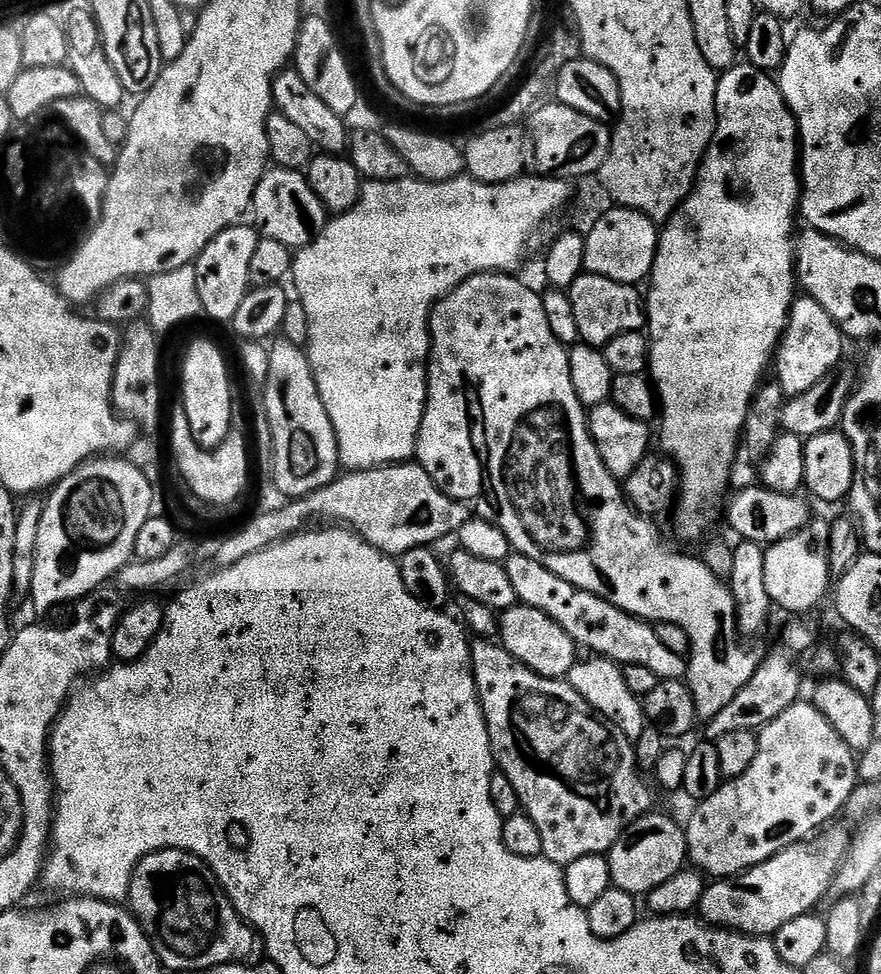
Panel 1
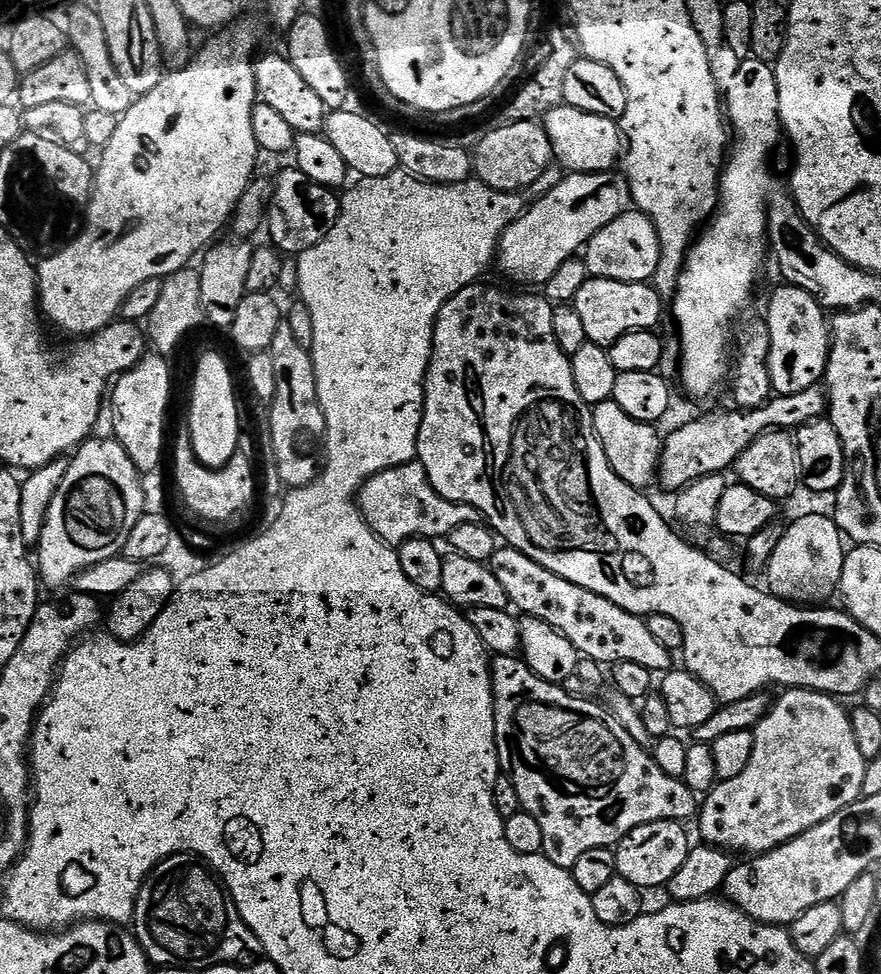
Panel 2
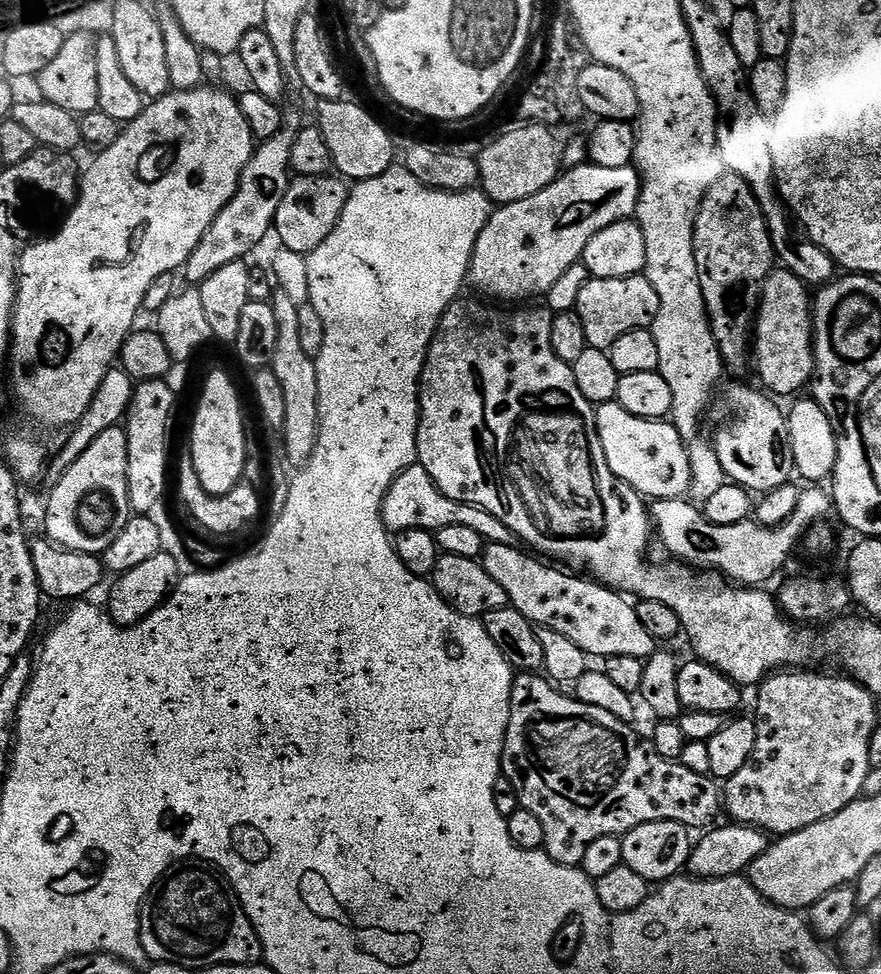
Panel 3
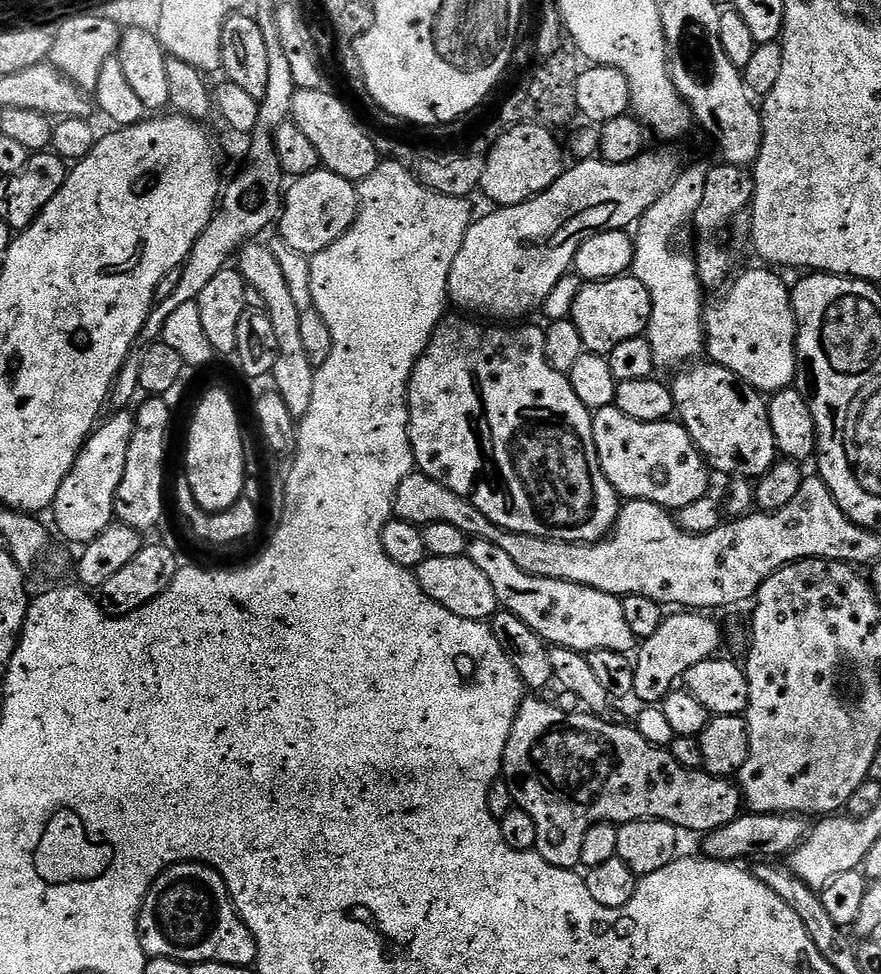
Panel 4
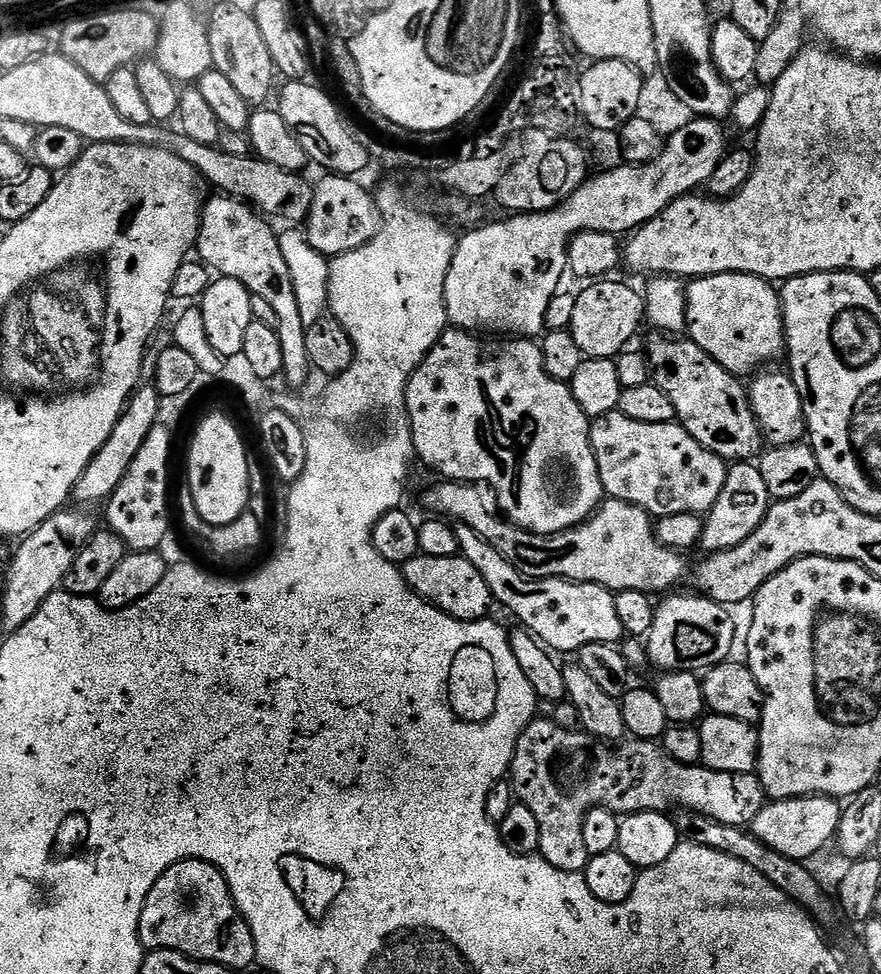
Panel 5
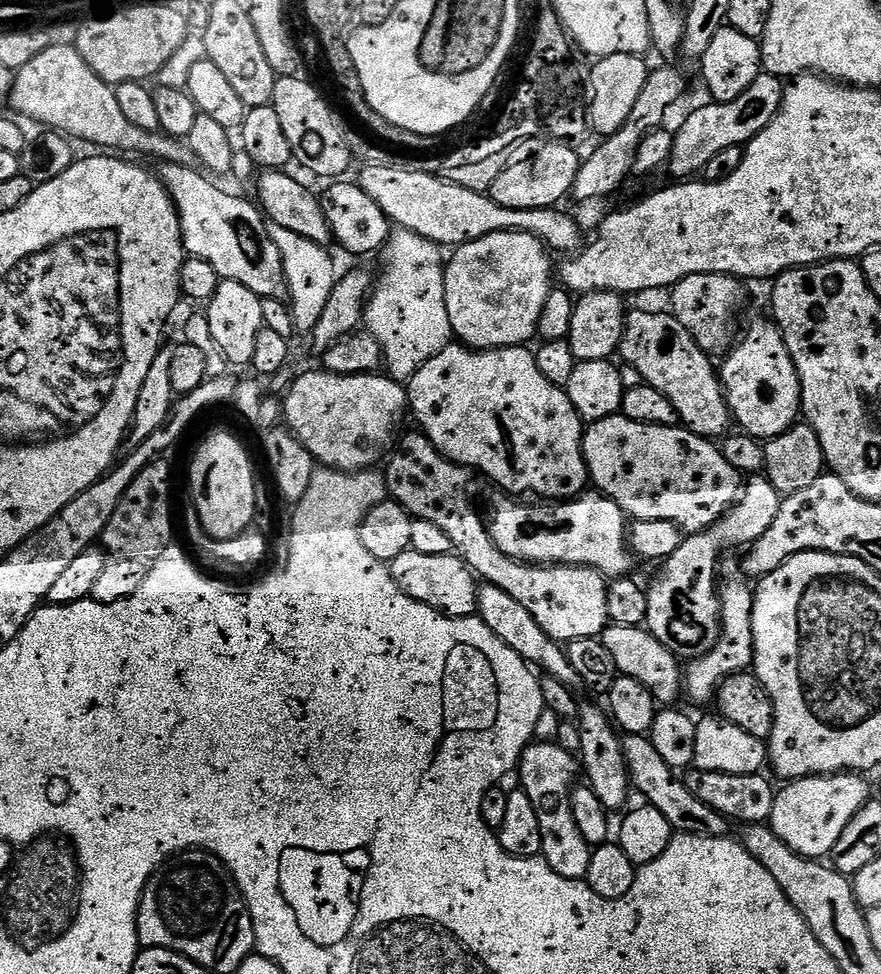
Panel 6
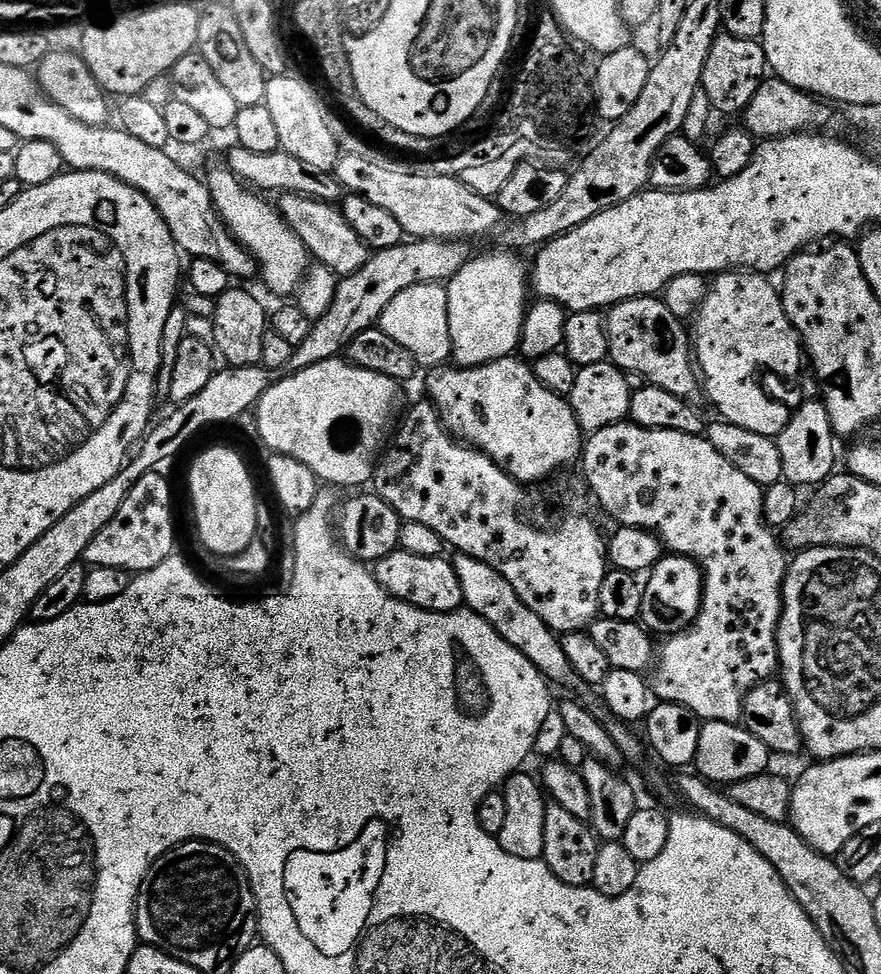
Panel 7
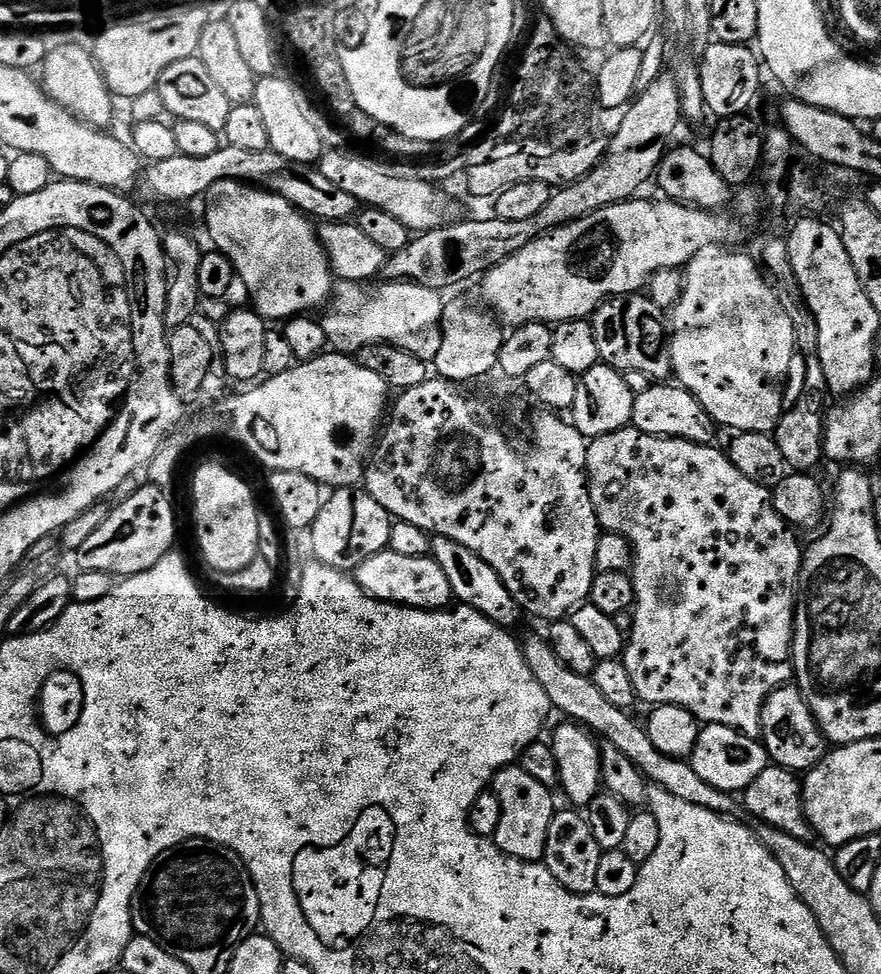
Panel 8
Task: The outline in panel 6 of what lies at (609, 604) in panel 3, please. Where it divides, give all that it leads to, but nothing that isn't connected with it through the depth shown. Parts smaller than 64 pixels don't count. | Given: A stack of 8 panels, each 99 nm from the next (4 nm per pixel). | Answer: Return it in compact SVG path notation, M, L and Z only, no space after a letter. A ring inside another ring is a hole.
M413 430L399 437L394 451L387 457L388 472L383 473L388 483L388 495L404 507L413 518L434 522L450 538L455 555L468 563L484 584L506 590L521 606L534 614L534 622L561 642L578 638L599 637L610 621L606 614L608 580L596 568L574 568L570 564L537 566L523 564L498 550L488 533L485 517L472 505L464 487L468 484L469 469L448 460L424 433Z

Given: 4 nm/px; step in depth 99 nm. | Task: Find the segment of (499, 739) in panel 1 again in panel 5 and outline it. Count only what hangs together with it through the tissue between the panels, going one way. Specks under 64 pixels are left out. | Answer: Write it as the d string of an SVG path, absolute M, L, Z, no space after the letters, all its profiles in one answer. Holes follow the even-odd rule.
M551 718L533 719L532 723L522 730L512 755L510 783L515 799L527 806L538 821L539 855L543 856L550 866L567 872L583 872L588 865L588 851L582 843L582 822L586 814L595 808L608 808L617 814L629 812L663 812L675 808L686 812L697 812L716 823L726 826L747 829L758 818L764 809L766 797L759 775L755 771L727 772L704 767L703 763L683 764L670 758L655 743L646 740L624 742L615 752L615 747L598 742L596 737L589 736L583 730L573 730L558 726Z

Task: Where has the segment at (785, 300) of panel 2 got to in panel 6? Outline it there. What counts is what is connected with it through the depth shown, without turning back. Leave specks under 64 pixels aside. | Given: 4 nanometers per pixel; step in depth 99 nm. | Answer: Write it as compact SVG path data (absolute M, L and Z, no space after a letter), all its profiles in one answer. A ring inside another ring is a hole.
M717 272L690 274L672 285L670 311L678 318L678 322L682 322L682 326L686 326L686 330L690 330L690 338L698 342L702 351L720 358L734 344L732 335L736 332L736 315L744 304L743 287L745 285L734 276L723 276Z

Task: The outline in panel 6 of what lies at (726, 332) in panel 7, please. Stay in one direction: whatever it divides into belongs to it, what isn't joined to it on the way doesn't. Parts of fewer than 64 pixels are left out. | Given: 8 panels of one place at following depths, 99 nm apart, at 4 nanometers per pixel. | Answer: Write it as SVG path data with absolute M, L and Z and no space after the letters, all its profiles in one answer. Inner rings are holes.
M771 319L754 321L748 328L748 337L739 344L740 341L723 357L724 365L719 365L720 383L724 385L733 421L741 424L747 435L767 442L797 423L802 412L800 379L784 336Z

